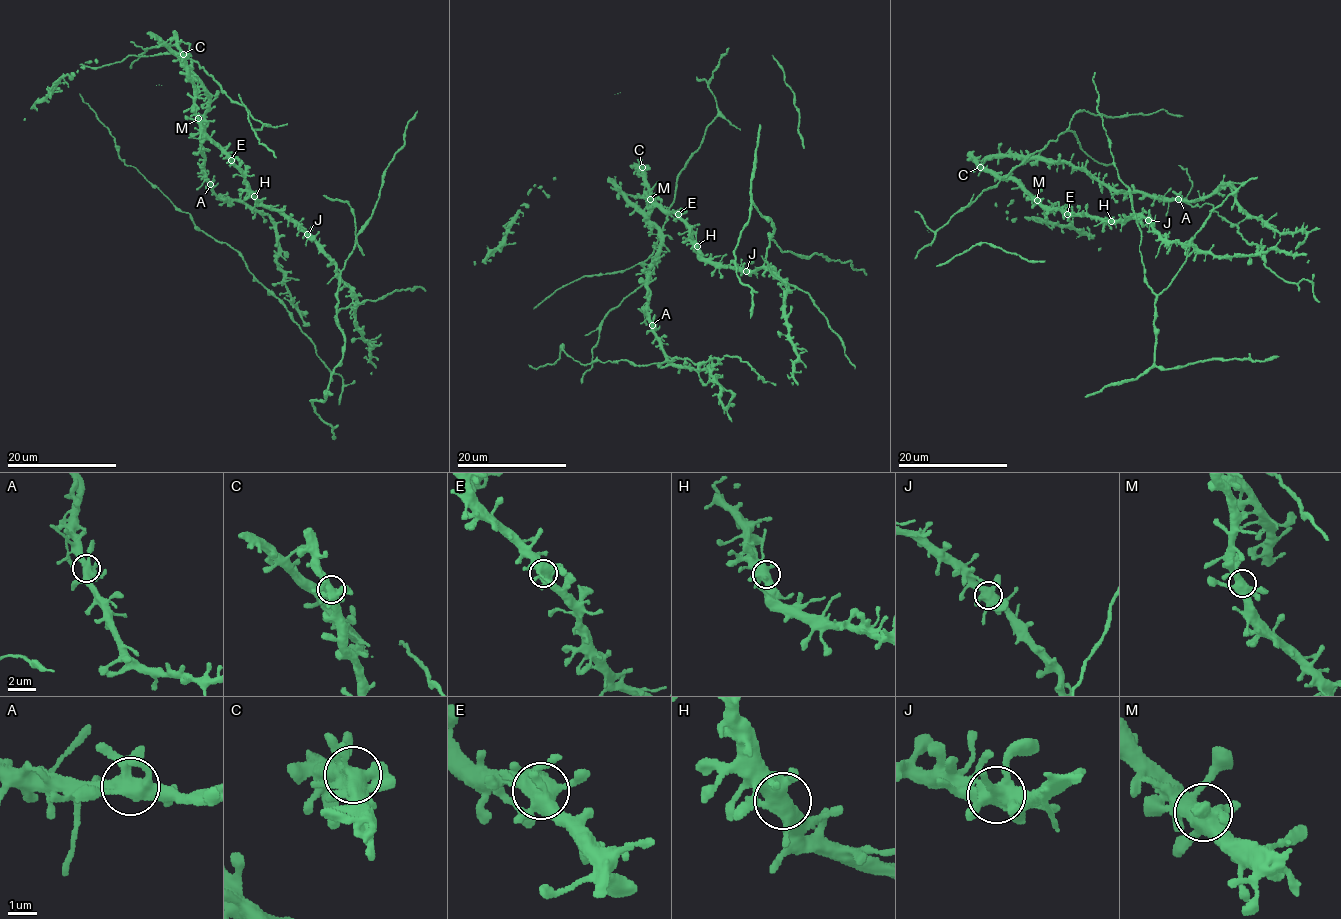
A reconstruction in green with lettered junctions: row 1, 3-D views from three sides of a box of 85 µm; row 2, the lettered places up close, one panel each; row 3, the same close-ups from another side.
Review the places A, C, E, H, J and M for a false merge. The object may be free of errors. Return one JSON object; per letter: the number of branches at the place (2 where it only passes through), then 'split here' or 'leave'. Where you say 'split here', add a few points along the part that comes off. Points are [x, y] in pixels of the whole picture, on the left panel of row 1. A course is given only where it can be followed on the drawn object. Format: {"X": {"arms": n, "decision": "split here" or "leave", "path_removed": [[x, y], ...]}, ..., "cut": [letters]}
{"A": {"arms": 6, "decision": "leave"}, "C": {"arms": 7, "decision": "leave"}, "E": {"arms": 7, "decision": "leave"}, "H": {"arms": 6, "decision": "leave"}, "J": {"arms": 6, "decision": "leave"}, "M": {"arms": 6, "decision": "leave"}, "cut": []}

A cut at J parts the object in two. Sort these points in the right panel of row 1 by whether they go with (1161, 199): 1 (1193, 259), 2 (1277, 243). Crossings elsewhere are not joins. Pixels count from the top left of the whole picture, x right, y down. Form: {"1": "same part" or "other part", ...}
{"1": "other part", "2": "other part"}

